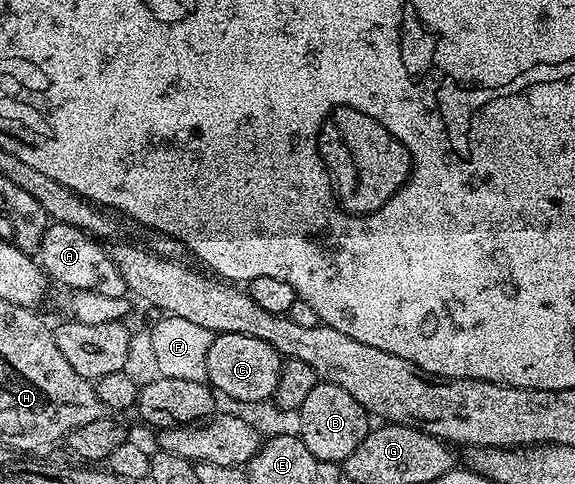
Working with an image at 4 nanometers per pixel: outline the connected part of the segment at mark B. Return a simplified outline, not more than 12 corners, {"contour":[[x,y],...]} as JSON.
{"contour":[[316,382],[297,434],[340,465],[361,445],[369,416],[345,389]]}

